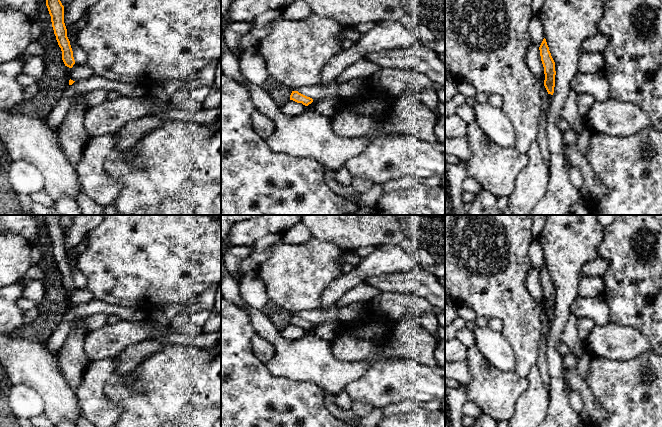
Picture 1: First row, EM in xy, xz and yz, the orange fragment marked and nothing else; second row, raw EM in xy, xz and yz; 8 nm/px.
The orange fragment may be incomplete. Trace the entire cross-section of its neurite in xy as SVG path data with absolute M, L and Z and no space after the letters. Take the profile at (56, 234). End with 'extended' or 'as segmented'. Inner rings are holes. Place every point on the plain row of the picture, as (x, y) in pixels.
M42 215L41 217L46 223L46 230L51 240L54 258L62 275L62 284L65 290L72 292L75 284L67 261L67 253L64 247L64 230L59 222L60 215Z; as segmented

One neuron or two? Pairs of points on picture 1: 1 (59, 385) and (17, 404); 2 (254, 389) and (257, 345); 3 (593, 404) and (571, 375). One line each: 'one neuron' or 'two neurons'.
1: two neurons
2: two neurons
3: one neuron

